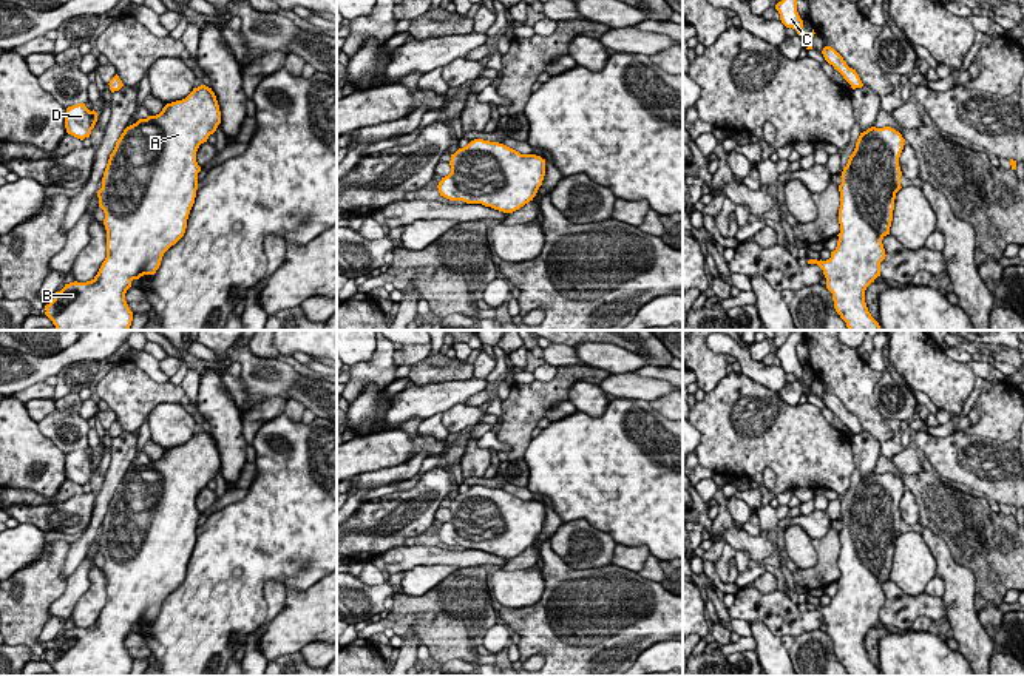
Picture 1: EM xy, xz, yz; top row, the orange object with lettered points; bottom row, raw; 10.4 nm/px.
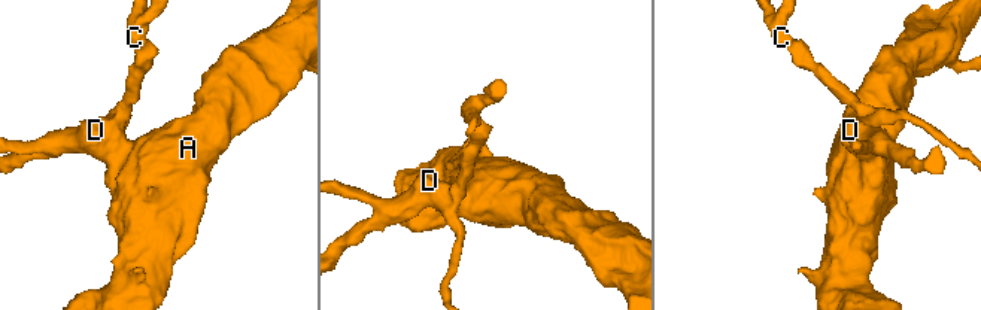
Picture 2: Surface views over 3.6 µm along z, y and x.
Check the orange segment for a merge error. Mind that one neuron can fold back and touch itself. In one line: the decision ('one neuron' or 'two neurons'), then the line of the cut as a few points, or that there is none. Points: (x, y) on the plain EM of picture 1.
one neuron; cut none

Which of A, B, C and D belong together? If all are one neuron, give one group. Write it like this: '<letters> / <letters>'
A B C D

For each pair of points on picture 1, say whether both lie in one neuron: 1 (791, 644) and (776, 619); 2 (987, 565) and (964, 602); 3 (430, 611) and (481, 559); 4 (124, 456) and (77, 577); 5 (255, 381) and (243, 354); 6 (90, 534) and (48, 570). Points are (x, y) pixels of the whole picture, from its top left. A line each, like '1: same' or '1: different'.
1: different
2: different
3: different
4: different
5: same
6: different

